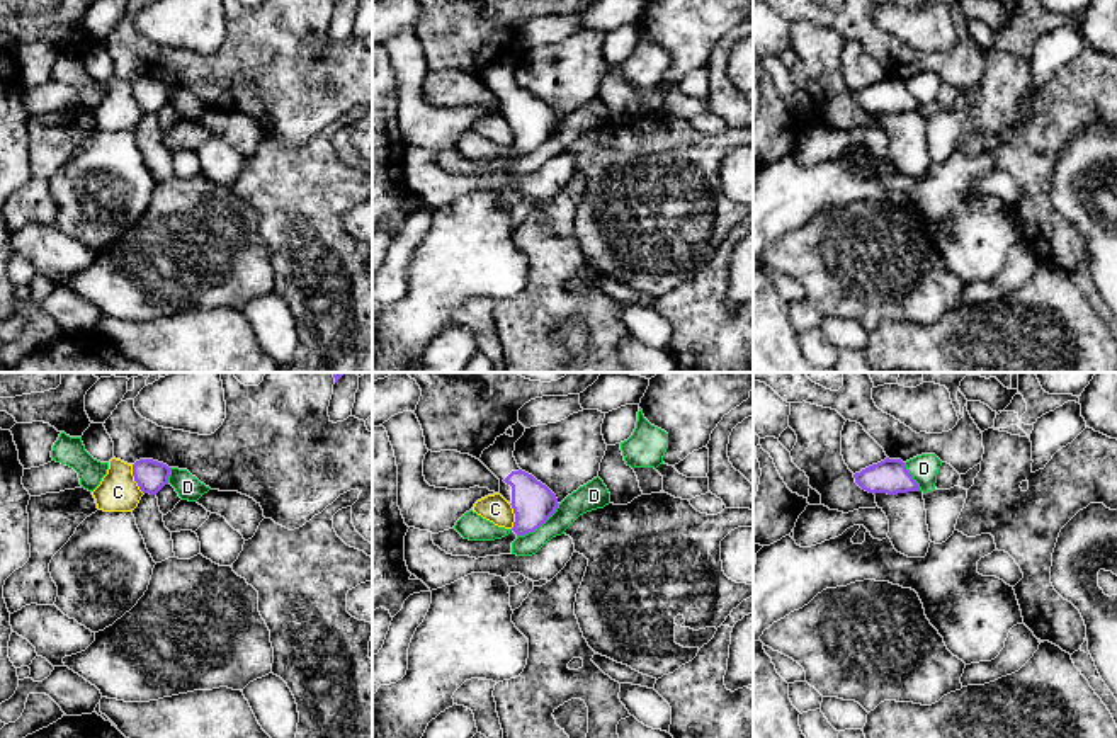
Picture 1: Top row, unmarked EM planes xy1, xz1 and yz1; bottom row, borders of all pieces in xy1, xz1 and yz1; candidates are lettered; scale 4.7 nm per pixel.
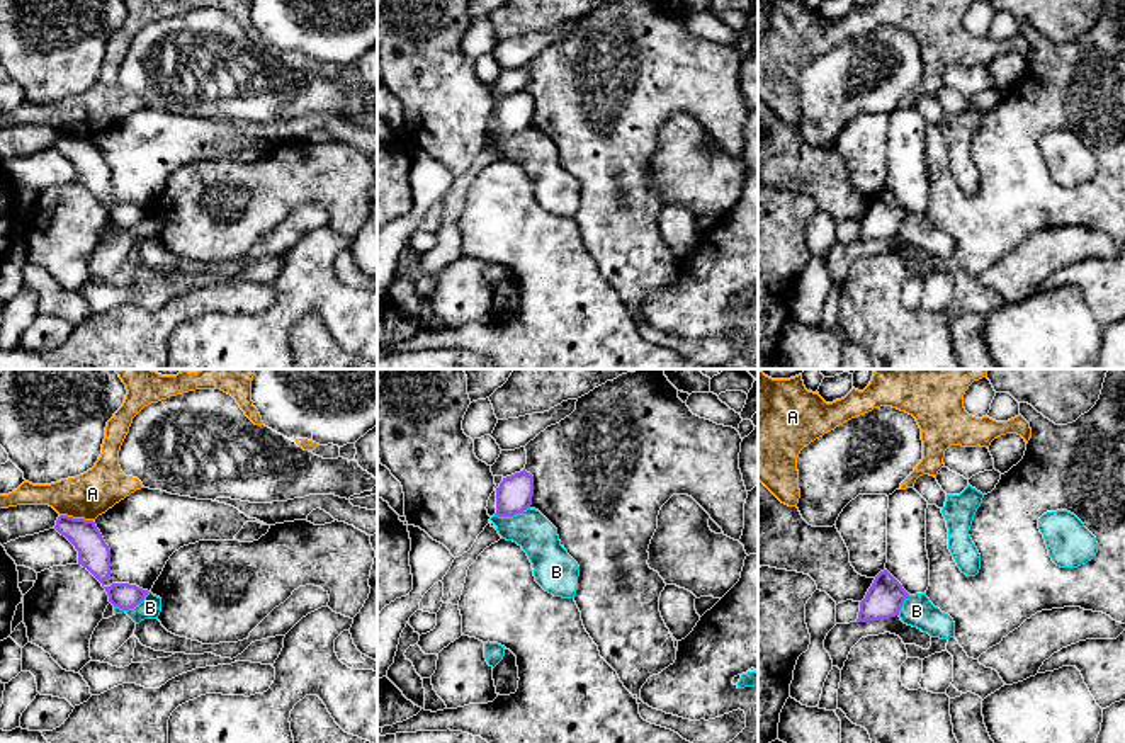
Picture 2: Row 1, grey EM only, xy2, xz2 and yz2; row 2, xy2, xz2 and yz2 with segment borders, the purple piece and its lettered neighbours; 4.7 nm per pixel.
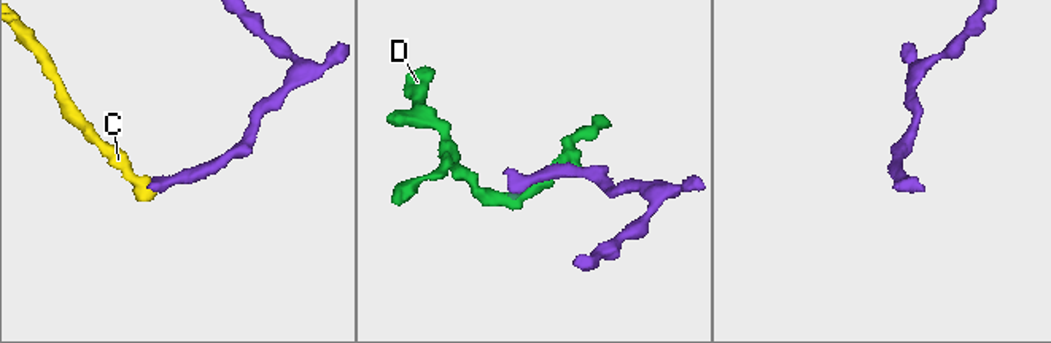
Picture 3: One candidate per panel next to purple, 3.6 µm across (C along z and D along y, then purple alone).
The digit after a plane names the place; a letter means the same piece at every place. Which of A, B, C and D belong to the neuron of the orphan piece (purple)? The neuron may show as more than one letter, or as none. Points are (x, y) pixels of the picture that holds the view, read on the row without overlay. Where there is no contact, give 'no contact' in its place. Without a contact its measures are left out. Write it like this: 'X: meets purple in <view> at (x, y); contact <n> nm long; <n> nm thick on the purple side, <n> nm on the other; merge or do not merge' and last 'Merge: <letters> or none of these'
A: meets purple in xy2 at (77, 138); contact 160 nm long; 150 nm thick on the purple side, 220 nm on the other; do not merge
B: meets purple in xy2 at (131, 226); contact 190 nm long; 120 nm thick on the purple side, 100 nm on the other; do not merge
C: meets purple in xy1 at (135, 99); contact 160 nm long; 150 nm thick on the purple side, 190 nm on the other; do not merge
D: meets purple in xz1 at (539, 145); contact 260 nm long; 200 nm thick on the purple side, 120 nm on the other; do not merge
Merge: none of these

